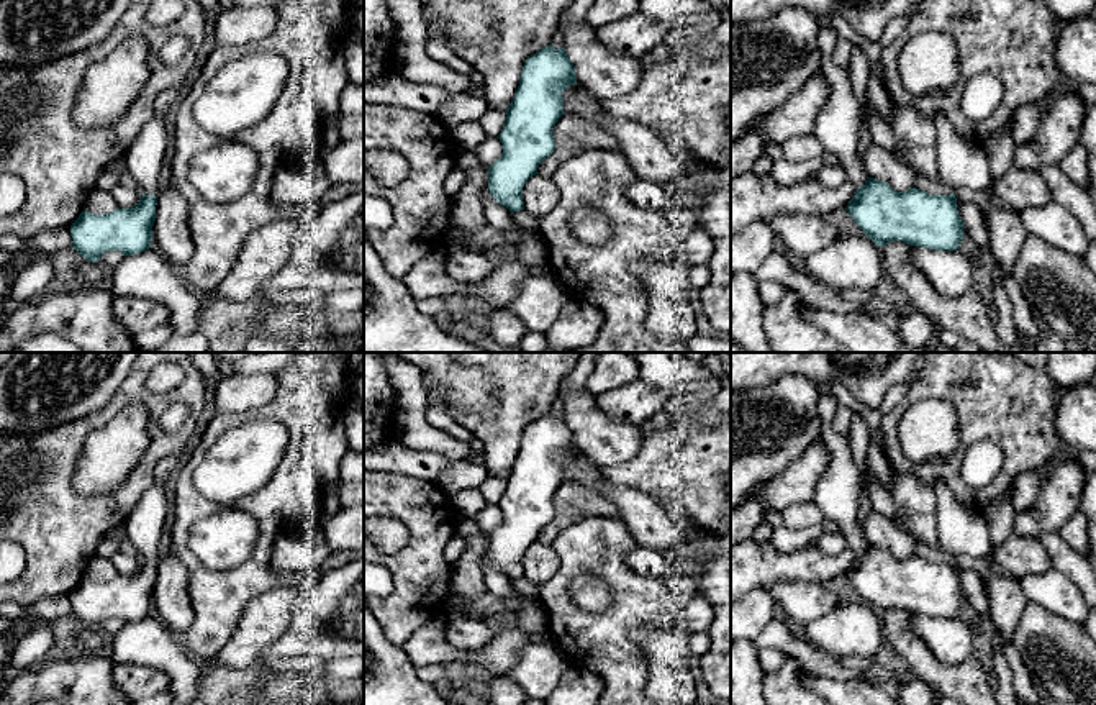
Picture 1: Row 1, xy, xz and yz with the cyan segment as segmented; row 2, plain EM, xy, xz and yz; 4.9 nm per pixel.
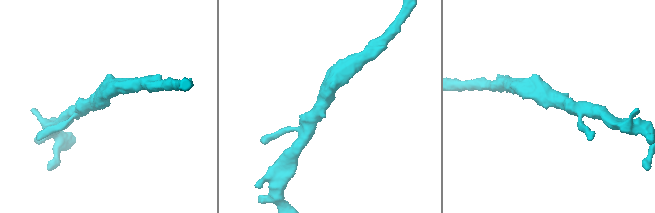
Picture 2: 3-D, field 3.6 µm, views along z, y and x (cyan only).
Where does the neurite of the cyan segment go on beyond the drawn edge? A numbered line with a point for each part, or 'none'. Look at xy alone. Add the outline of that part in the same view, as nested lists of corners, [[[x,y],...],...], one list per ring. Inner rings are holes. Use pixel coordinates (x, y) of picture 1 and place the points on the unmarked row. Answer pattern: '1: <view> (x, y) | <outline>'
1: xy (144, 525) | [[[165,456],[156,464],[154,482],[143,492],[138,505],[123,523],[126,538],[146,562],[157,562],[159,557],[159,541],[167,516],[164,482],[179,466],[179,459],[179,456]]]

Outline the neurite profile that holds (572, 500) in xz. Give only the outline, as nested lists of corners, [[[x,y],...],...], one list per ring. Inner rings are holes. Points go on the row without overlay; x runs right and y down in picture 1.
[[[564,480],[555,490],[552,503],[554,520],[539,531],[537,543],[550,544],[567,525],[582,518],[618,518],[614,502],[580,482]]]

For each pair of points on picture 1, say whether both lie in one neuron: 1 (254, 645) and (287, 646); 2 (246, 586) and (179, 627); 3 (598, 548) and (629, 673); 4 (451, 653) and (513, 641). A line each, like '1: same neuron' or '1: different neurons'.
1: different neurons
2: different neurons
3: same neuron
4: same neuron

